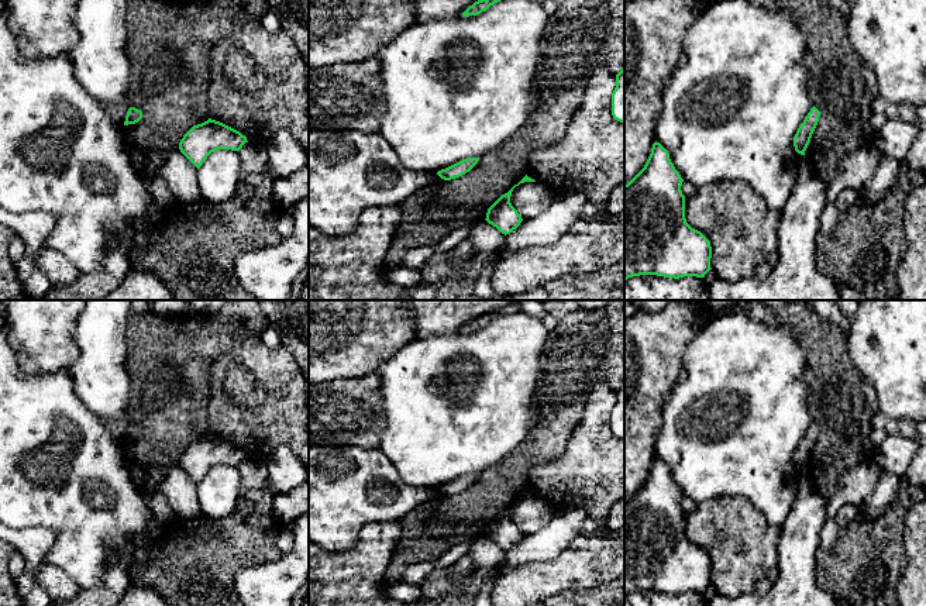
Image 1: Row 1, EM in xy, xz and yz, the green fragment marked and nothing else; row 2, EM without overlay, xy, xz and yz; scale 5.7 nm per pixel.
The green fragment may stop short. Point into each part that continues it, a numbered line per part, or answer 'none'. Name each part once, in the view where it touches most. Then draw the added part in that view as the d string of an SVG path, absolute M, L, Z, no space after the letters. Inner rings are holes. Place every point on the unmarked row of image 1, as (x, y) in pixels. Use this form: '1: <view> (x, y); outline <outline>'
none

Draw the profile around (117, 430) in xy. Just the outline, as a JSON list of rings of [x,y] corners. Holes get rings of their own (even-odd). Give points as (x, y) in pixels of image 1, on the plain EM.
[[[103,419],[101,423],[107,427],[107,430],[110,431],[110,434],[121,441],[125,437],[125,431],[127,431],[127,424],[111,420],[111,419]]]

